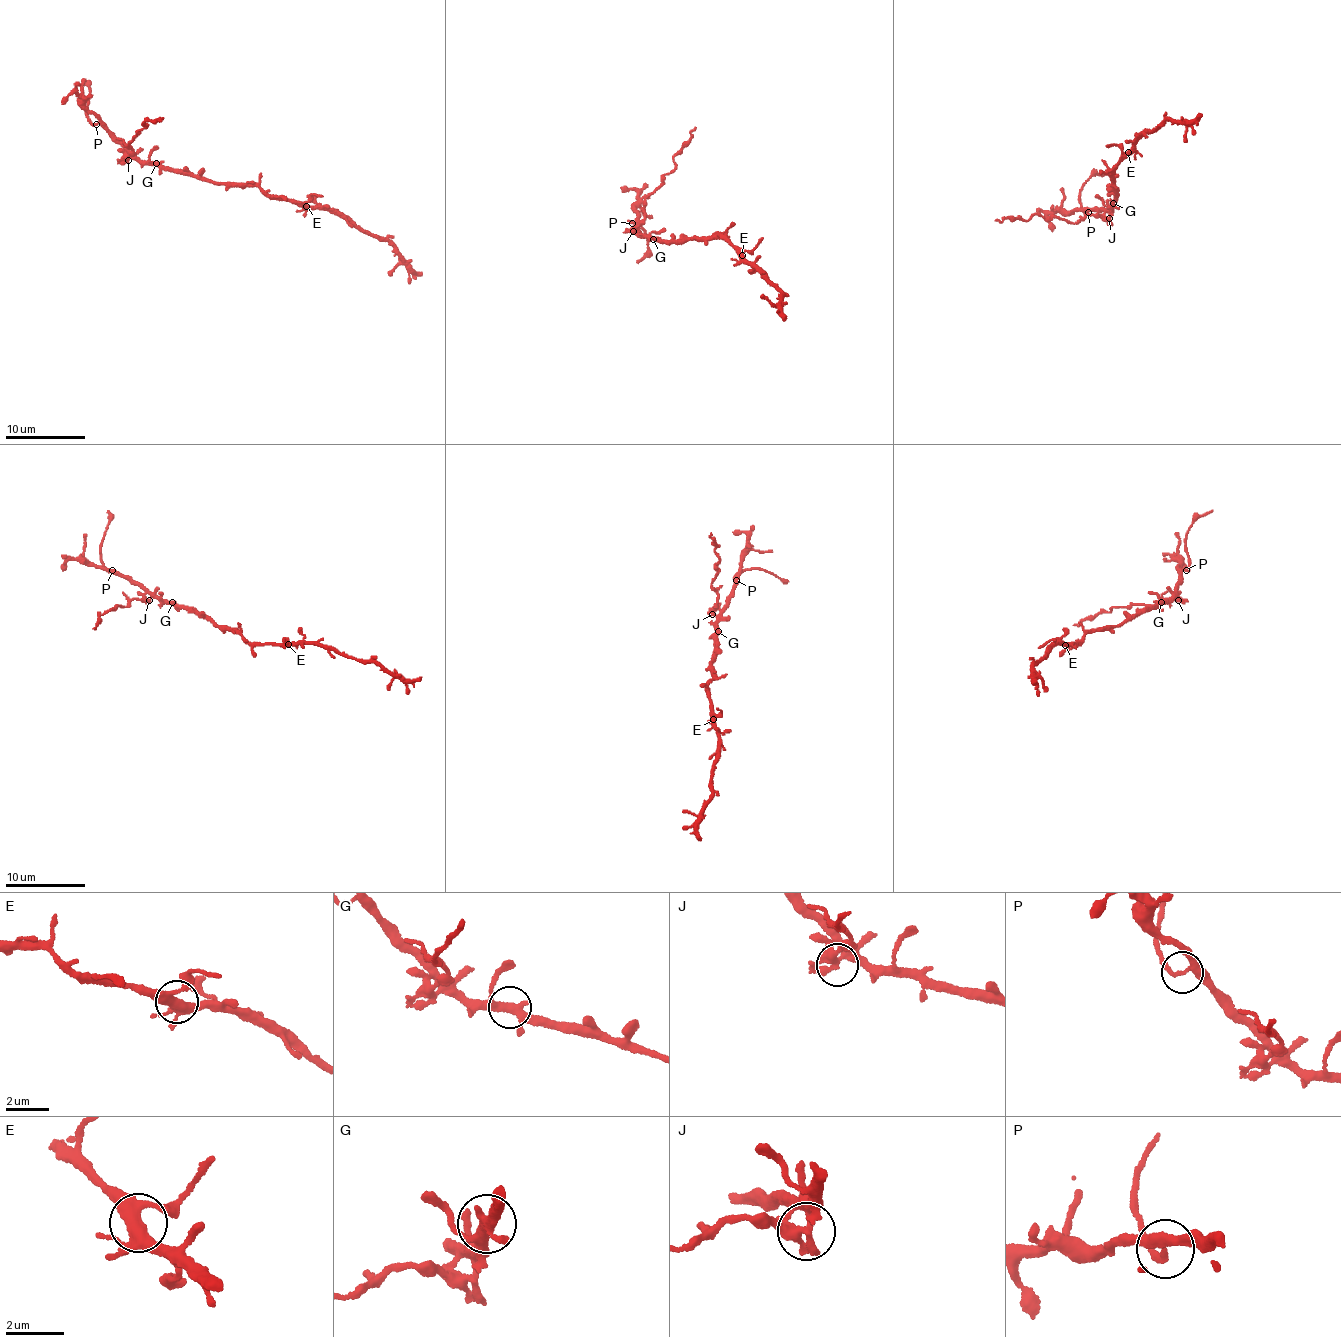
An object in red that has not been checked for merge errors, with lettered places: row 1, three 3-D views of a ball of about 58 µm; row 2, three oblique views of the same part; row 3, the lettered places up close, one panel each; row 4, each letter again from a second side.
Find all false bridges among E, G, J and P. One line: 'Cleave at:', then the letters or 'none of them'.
Cleave at: J, P

